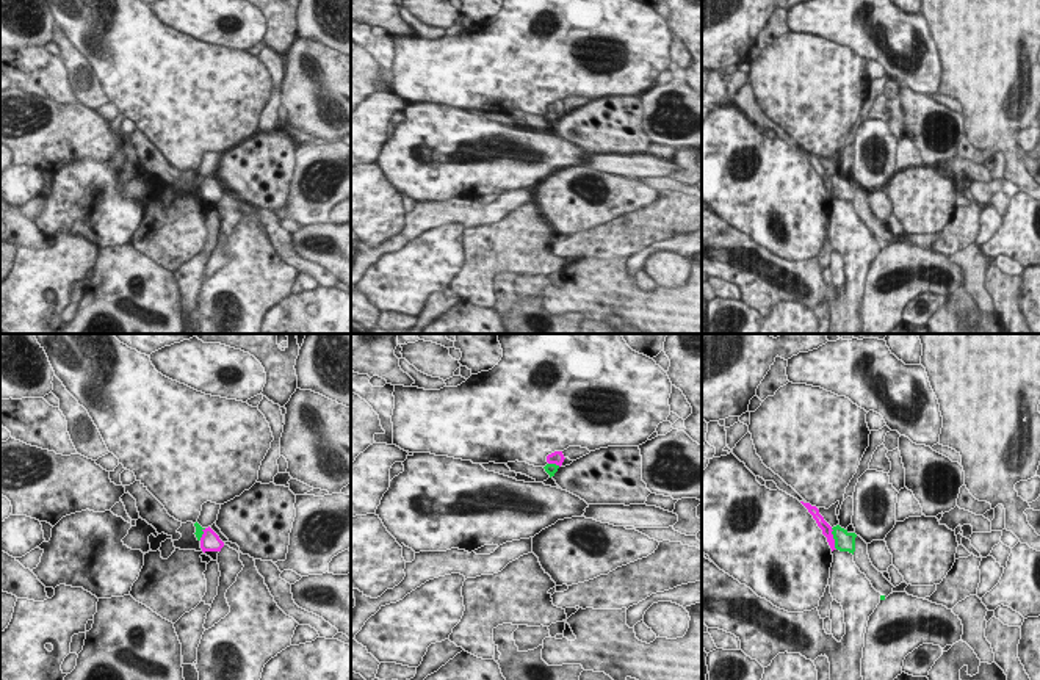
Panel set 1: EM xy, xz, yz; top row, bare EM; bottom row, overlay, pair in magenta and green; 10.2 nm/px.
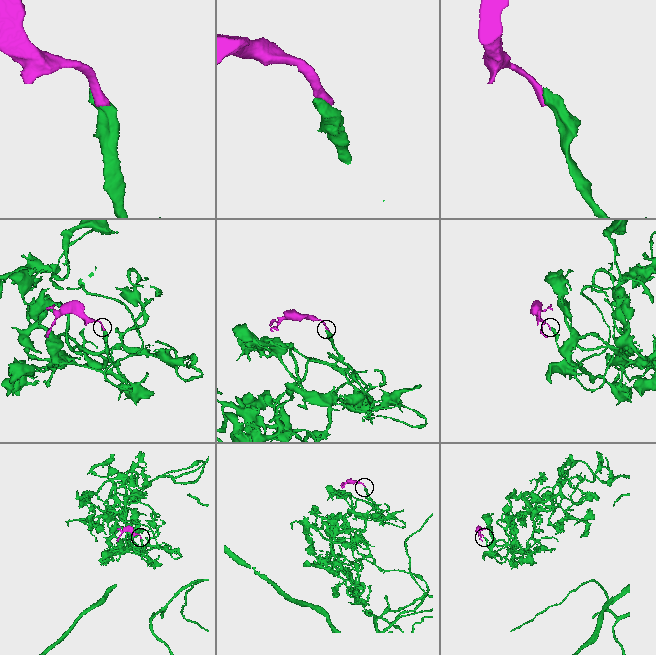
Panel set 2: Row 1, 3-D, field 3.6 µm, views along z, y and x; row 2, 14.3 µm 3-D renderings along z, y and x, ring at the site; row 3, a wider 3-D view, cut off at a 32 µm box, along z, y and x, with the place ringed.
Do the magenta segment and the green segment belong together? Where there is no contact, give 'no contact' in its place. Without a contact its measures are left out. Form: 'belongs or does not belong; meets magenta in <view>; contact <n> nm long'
does not belong; meets magenta in yz; contact 240 nm long

